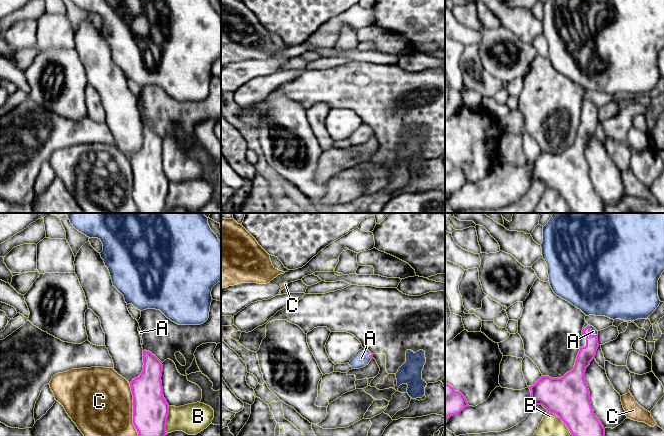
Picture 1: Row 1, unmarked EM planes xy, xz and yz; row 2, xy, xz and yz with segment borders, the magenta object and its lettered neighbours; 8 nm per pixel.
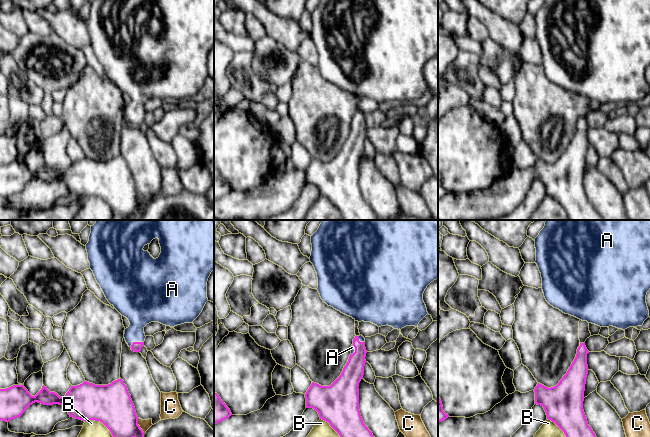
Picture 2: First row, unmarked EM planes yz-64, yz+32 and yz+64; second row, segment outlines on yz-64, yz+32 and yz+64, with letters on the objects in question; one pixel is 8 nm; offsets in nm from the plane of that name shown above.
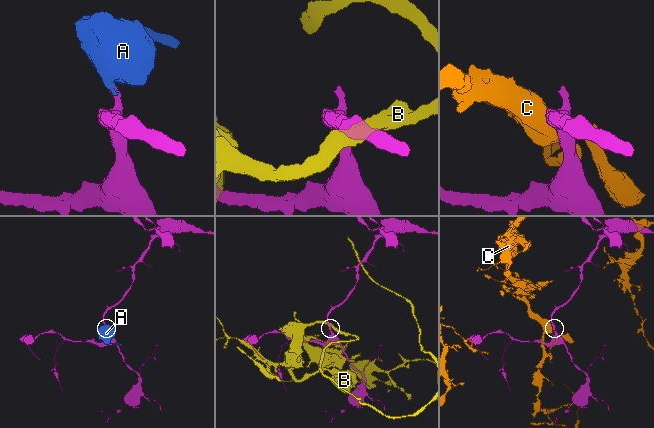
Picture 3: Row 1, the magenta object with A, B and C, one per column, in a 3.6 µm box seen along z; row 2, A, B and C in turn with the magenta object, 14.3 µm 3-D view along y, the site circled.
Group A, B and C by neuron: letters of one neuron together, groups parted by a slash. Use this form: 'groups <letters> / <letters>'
groups A / B / C

